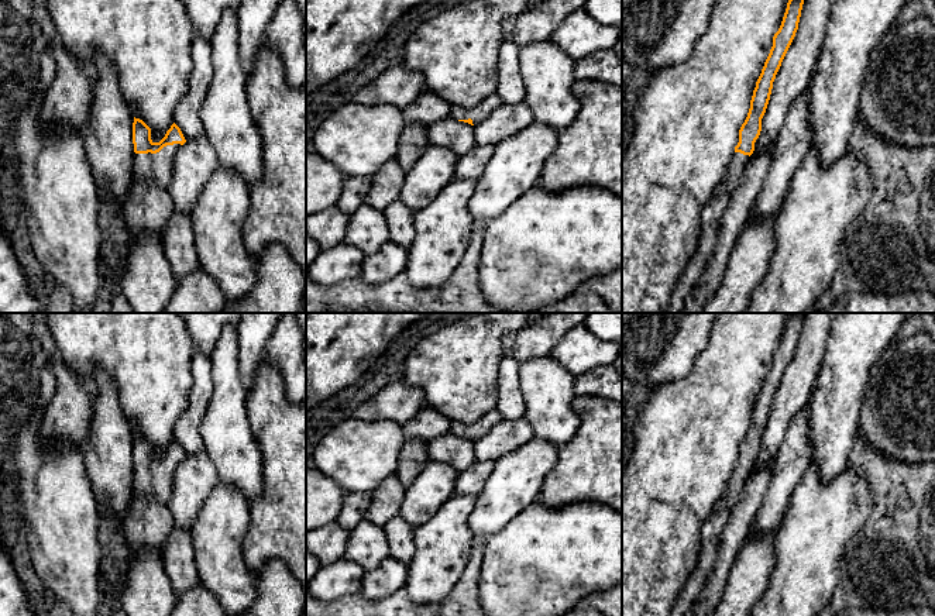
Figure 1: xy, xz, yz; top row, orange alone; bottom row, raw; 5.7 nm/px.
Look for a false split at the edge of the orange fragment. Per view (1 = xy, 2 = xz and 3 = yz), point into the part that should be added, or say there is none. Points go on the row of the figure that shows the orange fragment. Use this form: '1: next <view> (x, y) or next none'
1: next xy (158, 167)
2: next xz (478, 113)
3: next yz (711, 213)

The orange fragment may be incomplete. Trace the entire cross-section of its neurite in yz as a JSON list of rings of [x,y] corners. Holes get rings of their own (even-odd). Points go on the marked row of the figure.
[[[788,0],[787,3],[781,25],[773,37],[773,47],[756,82],[747,117],[739,130],[739,142],[735,147],[722,182],[701,210],[698,248],[681,272],[668,304],[661,313],[680,313],[687,295],[701,278],[712,257],[722,214],[732,190],[738,186],[743,169],[754,151],[754,142],[762,131],[762,118],[770,100],[773,82],[798,30],[802,4],[804,0]]]

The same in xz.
[[[498,93],[491,94],[482,103],[472,109],[464,109],[461,106],[453,104],[450,109],[450,117],[468,123],[471,125],[477,125],[484,121],[489,114],[502,106],[502,99]]]

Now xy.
[[[134,117],[133,179],[155,180],[166,189],[172,180],[175,155],[185,142],[186,140],[175,123],[159,142],[154,142],[151,140],[151,128],[142,120]]]

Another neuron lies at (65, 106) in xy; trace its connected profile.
[[[55,38],[48,48],[55,59],[54,82],[44,93],[39,117],[42,138],[52,141],[68,131],[82,137],[93,97],[92,73]]]

